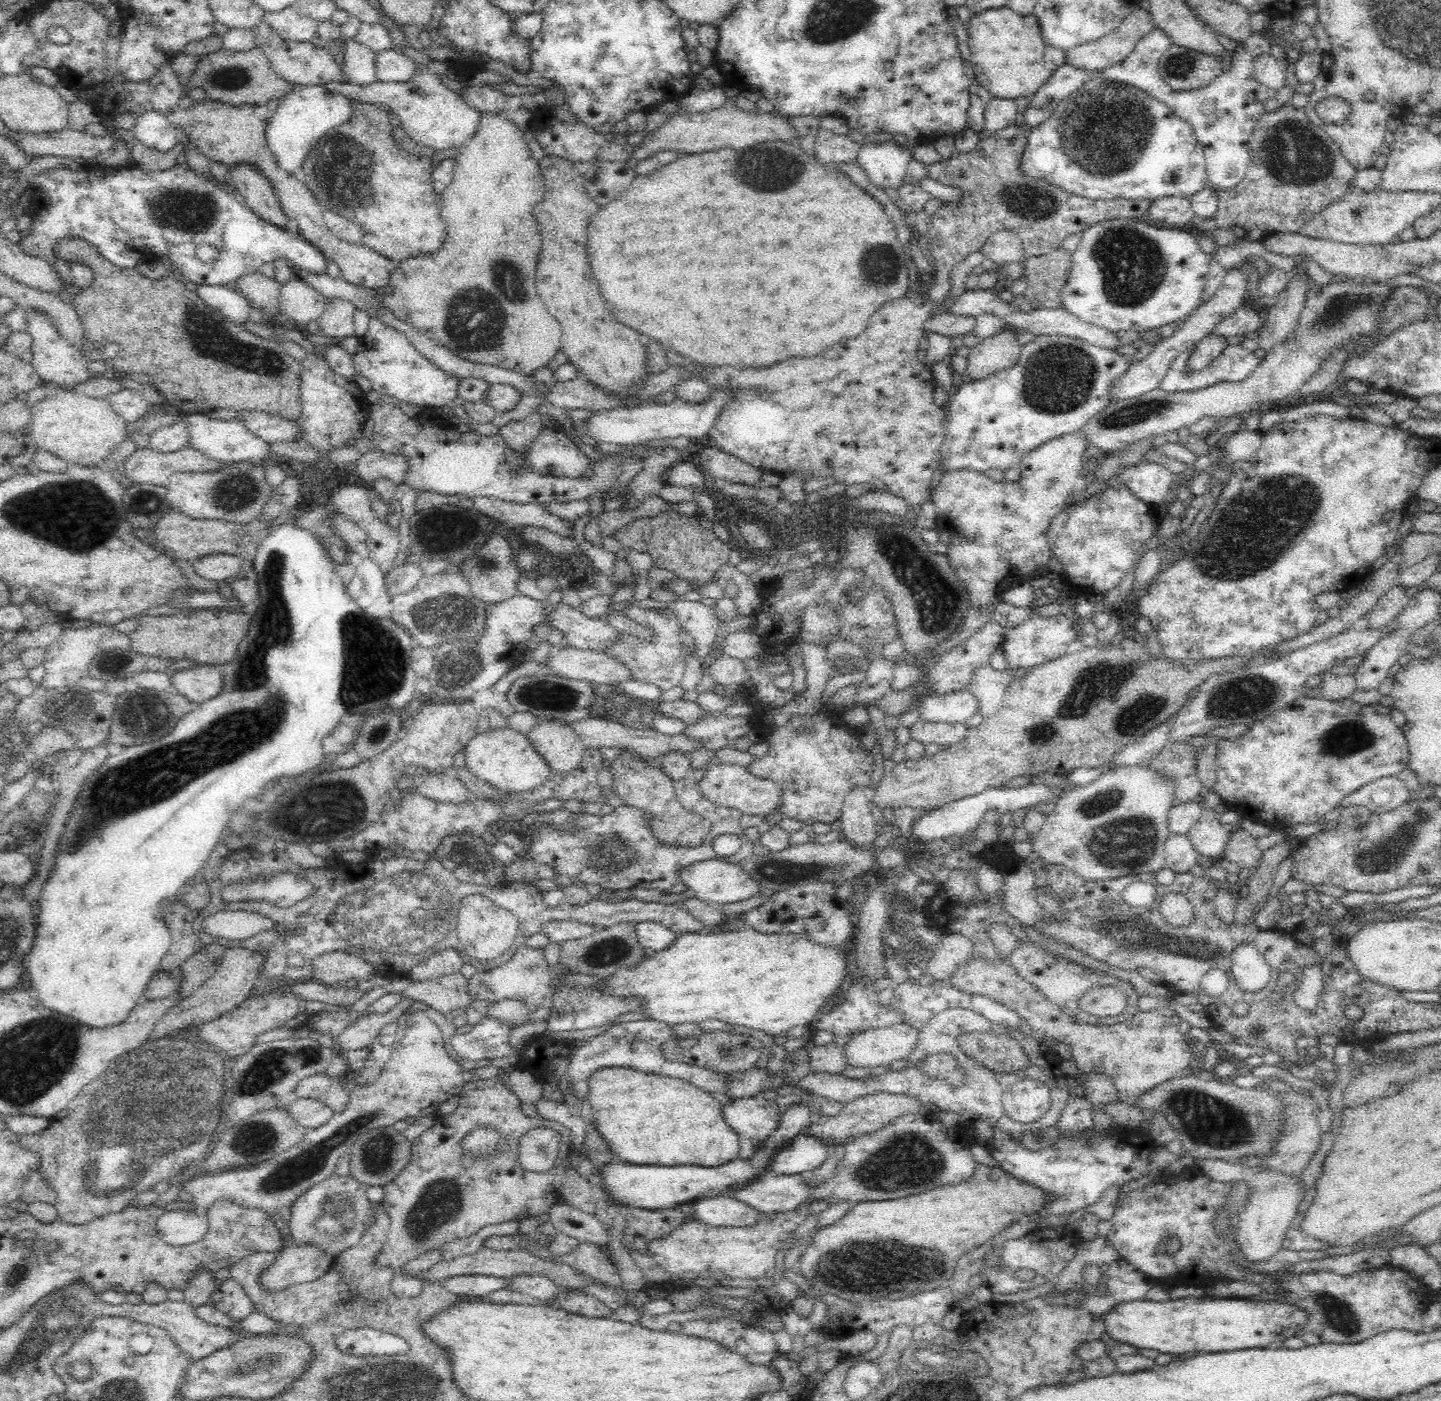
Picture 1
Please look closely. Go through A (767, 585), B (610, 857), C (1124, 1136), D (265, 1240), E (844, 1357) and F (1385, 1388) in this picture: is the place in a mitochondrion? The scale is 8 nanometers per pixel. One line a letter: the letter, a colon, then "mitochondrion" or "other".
A: other
B: mitochondrion
C: other
D: other
E: other
F: other

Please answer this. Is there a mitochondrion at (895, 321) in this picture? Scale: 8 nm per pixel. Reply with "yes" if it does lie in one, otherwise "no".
no

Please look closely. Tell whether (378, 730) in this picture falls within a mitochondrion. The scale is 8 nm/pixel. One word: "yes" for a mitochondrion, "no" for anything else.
yes

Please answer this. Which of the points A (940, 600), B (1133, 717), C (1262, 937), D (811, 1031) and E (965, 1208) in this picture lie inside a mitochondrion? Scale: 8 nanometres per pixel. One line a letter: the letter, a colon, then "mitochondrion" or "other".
A: mitochondrion
B: mitochondrion
C: other
D: other
E: other

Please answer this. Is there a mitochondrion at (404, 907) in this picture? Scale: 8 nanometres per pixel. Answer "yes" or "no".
yes

